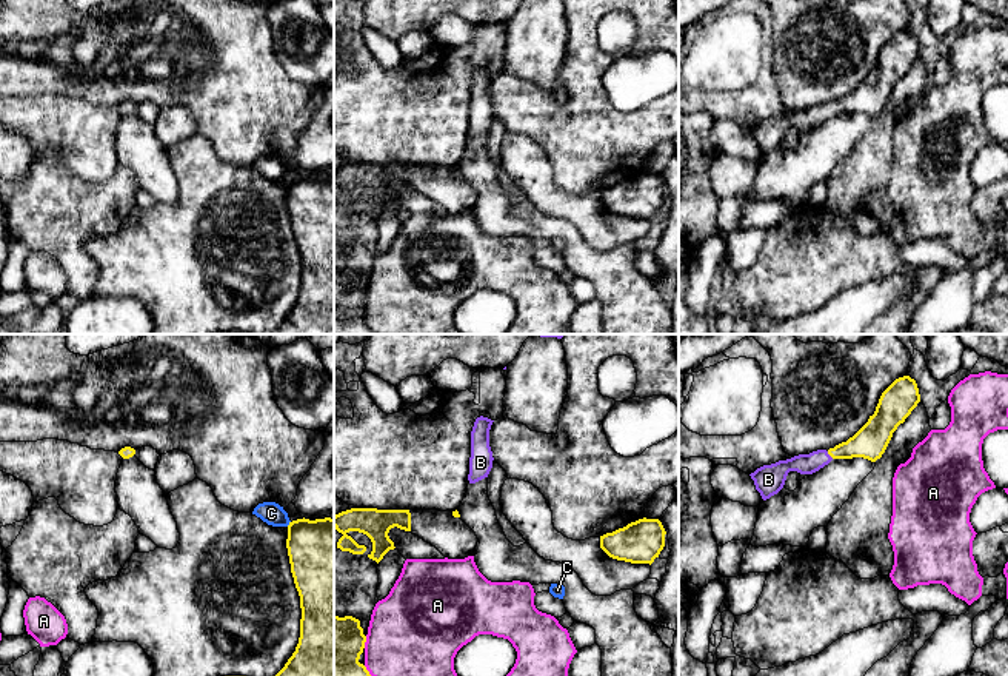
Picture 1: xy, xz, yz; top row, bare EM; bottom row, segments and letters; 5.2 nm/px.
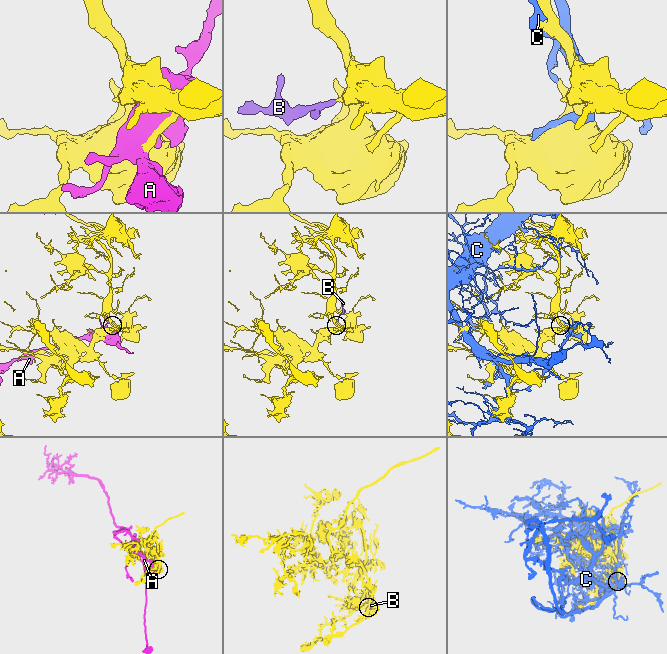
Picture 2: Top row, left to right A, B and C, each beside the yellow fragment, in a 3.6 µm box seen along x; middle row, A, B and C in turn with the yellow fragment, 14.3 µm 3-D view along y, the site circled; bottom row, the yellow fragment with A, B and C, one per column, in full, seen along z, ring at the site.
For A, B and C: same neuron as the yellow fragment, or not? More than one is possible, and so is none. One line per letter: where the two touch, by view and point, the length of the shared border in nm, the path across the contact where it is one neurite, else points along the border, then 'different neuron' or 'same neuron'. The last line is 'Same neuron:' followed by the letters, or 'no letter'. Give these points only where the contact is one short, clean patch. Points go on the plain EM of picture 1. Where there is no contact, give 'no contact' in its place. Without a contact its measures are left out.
A: xz (365, 296) | 70 nm | different neuron
B: yz (830, 110) | 50 nm | across yz (870, 97), (830, 110), (805, 119) | same neuron
C: xy (290, 179) | 40 nm | different neuron
Same neuron: B

